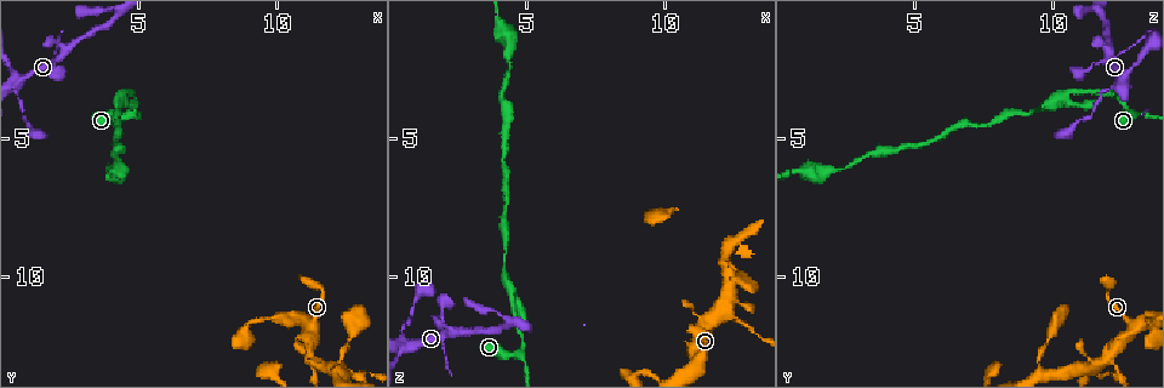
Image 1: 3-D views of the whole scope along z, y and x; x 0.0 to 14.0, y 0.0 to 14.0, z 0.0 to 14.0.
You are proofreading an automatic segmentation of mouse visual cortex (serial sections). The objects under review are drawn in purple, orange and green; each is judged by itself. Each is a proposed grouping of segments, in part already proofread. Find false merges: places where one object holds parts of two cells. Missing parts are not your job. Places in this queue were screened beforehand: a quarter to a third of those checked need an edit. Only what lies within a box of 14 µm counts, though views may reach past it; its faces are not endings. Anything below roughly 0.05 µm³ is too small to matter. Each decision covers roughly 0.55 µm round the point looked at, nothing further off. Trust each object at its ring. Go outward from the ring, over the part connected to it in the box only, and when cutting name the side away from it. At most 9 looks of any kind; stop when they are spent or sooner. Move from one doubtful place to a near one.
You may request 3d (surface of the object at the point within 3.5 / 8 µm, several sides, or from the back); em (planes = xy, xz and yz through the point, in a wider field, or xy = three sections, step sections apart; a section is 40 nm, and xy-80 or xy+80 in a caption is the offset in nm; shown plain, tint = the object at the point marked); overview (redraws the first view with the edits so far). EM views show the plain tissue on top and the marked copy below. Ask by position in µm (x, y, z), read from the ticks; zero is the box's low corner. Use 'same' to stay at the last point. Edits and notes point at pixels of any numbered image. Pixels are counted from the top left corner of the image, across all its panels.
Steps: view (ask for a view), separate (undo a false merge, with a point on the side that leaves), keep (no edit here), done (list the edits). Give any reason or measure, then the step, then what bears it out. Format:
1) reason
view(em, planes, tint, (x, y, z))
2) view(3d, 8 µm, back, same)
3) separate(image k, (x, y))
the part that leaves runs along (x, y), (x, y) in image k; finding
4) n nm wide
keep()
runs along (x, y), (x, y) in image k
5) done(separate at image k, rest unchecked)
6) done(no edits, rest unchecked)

abrupt turn
view(3d, 3.5 µm, (4.7, 4.0, 12.7))

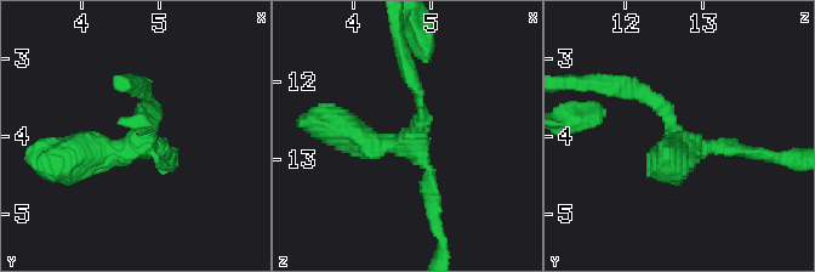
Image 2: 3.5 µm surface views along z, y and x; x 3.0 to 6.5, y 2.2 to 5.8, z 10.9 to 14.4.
need the tissue
view(em, xy, step 3, tint, (4.80, 4.10, 12.80))

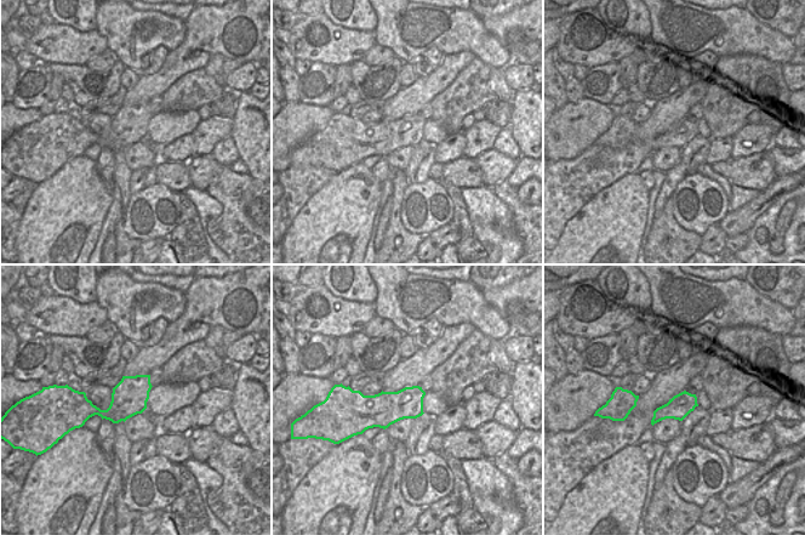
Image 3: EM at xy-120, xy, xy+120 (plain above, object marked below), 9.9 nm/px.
3 arms; arms of 150, 200, 400 nm
keep()
runs along (67, 154), (134, 151), (144, 84) in image 2; continuous, no second cell

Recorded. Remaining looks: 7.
sharp bend
view(3d, 3.5 µm, (4.4, 3.5, 10.4))

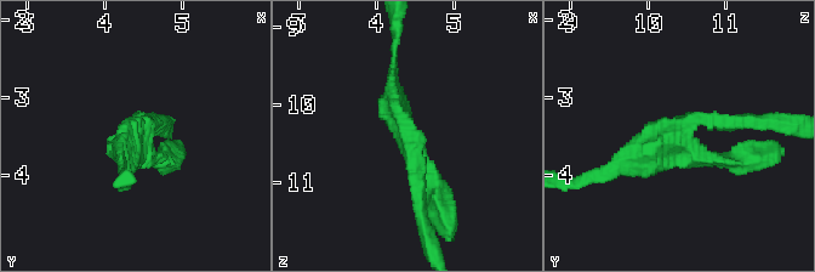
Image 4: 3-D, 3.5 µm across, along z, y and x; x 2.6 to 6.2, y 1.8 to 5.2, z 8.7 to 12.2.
3 arms; arms of 200, 200, 250 nm; now the EM
view(em, xy, step 1, tint, (4.40, 3.40, 10.40))

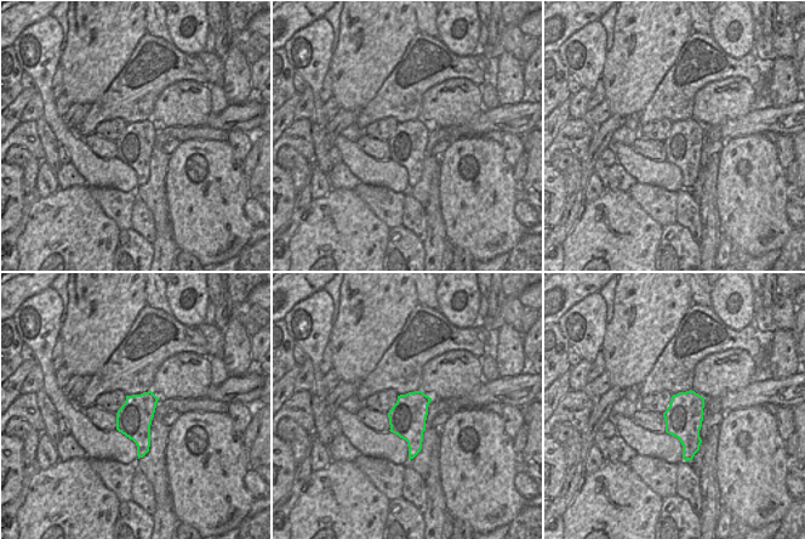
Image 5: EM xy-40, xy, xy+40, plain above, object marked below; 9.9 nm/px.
360 nm wide
keep()
runs along (752, 123), (689, 119), (611, 168) in image 4; continuous, no second cell

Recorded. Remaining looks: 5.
three arms meet
view(3d, 3.5 µm, (11.4, 13.1, 12.2))

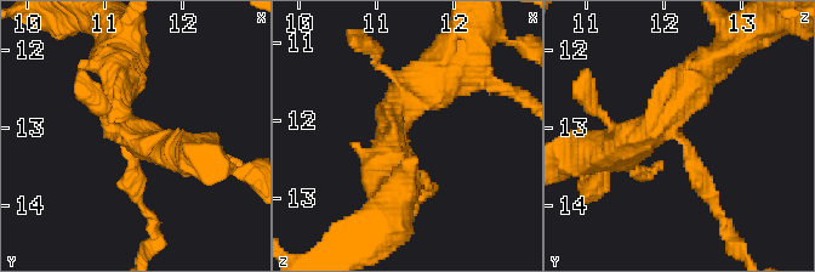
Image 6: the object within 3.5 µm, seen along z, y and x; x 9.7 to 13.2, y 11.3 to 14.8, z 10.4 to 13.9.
3 arms; arms of 200, 400, 400 nm
view(em, planes, tint, same)

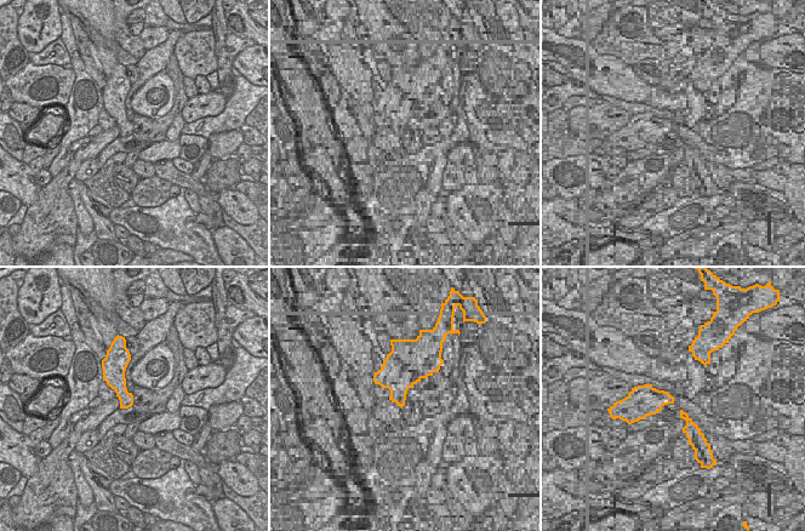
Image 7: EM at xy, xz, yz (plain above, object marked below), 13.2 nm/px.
another direction
view(em, xy, step 5, tint, same)

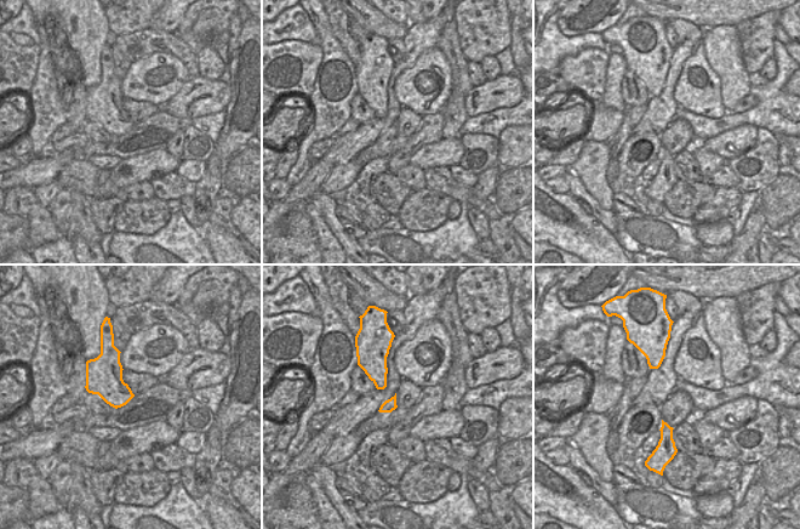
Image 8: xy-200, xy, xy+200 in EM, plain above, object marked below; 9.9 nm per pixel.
keep()
runs along (693, 81), (661, 119), (718, 202) in image 6; one cell here

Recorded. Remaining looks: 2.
thick turns thin
view(3d, 3.5 µm, (12.2, 13.1, 9.5))

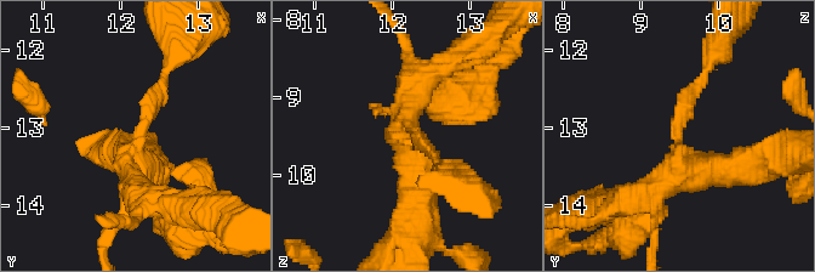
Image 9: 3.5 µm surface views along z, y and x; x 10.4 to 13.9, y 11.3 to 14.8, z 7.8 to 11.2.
3 arms; arms of 150, 350, 450 nm
view(em, xy, step 5, tint, (12.25, 13.05, 9.45))

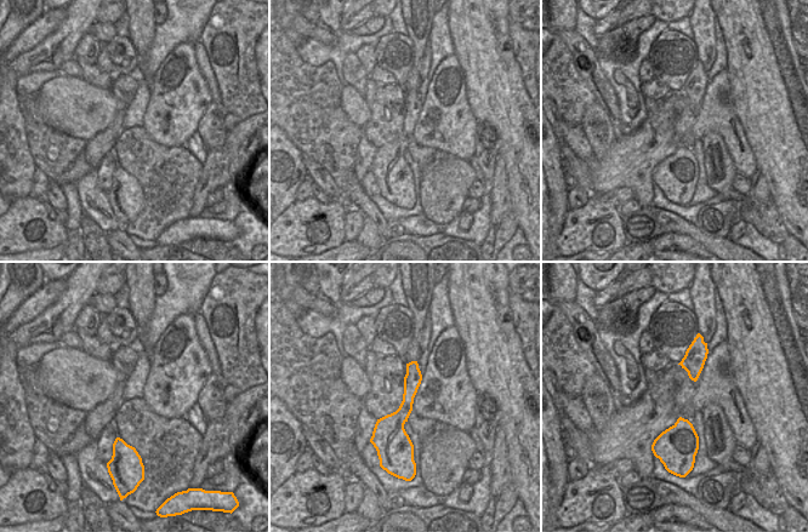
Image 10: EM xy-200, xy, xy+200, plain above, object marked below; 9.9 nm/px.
180 nm wide
keep()
runs along (414, 364), (398, 418), (398, 450) in image 10; continuous, no second cell

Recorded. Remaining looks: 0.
done(no edits, rest unchecked)

